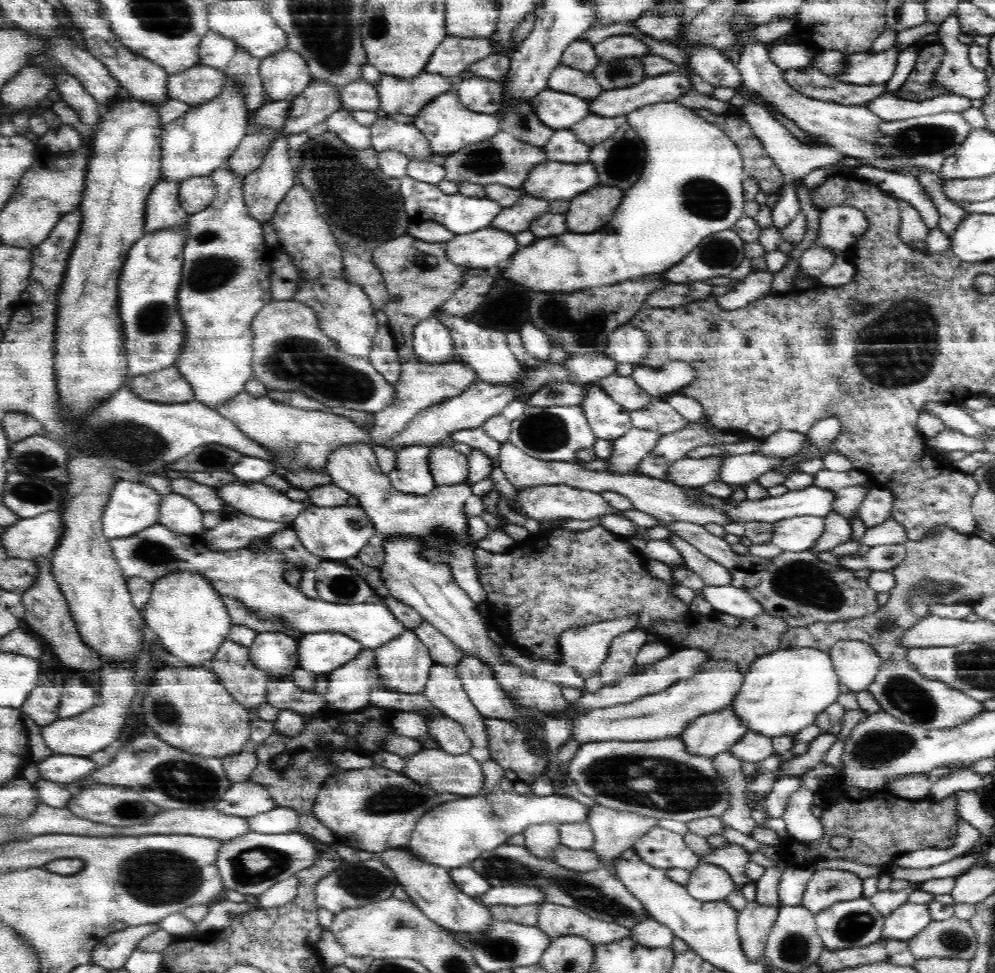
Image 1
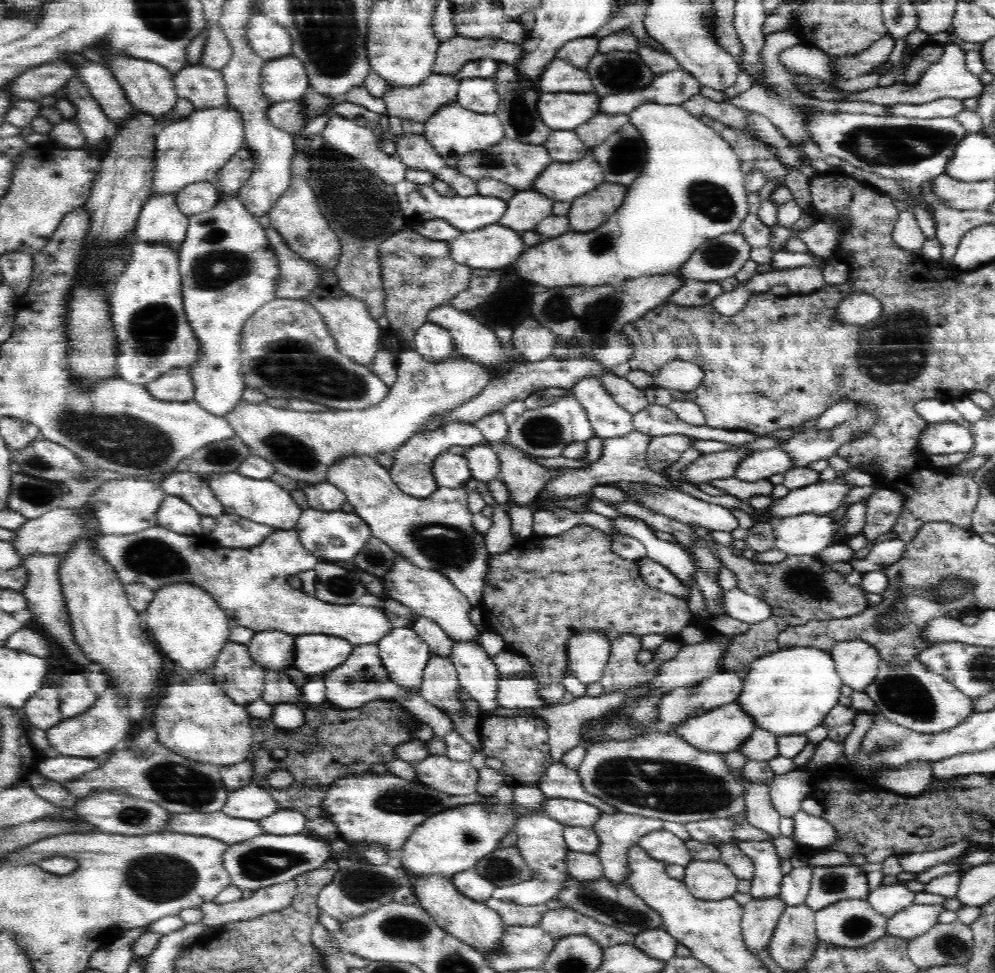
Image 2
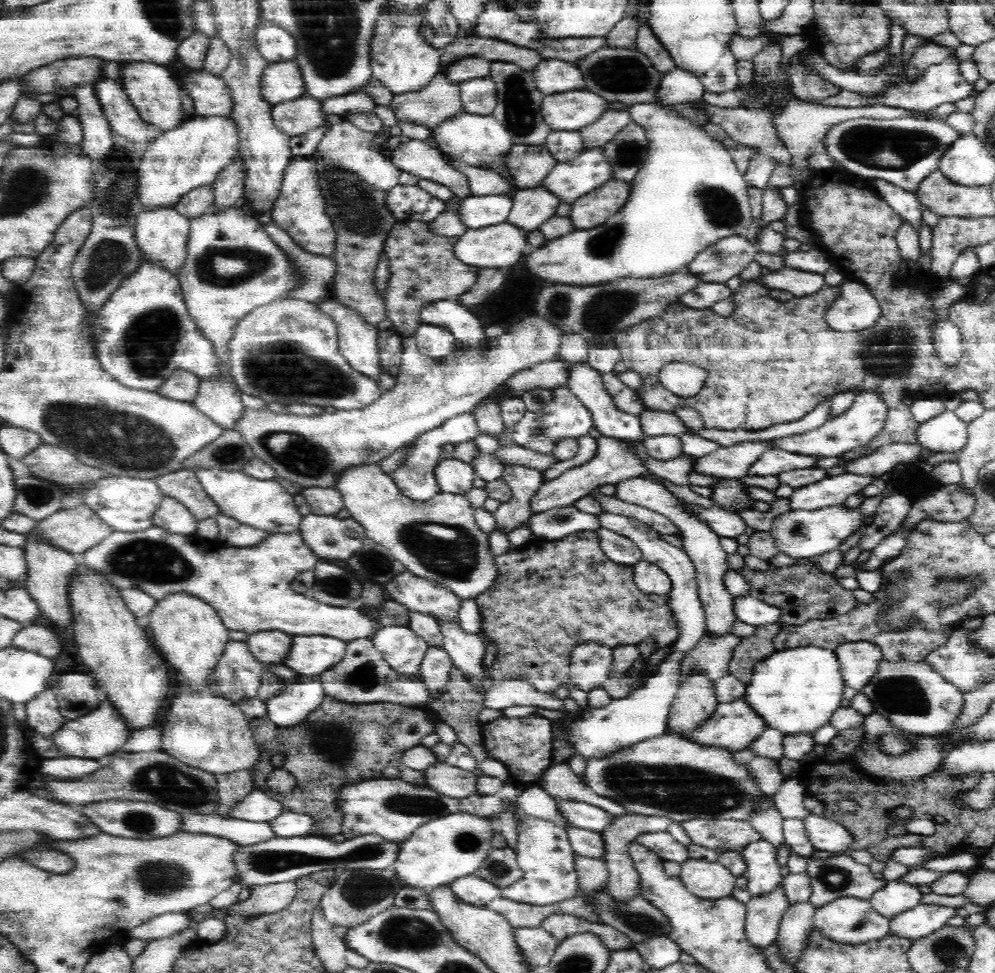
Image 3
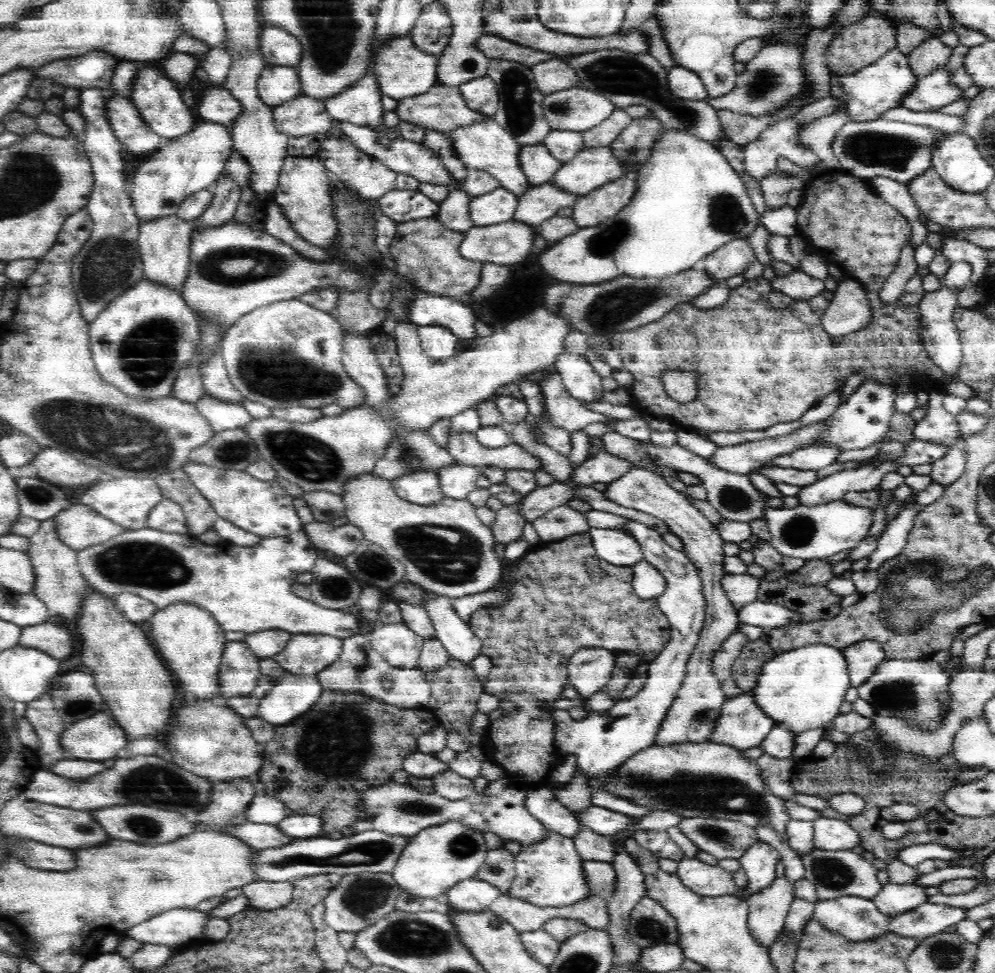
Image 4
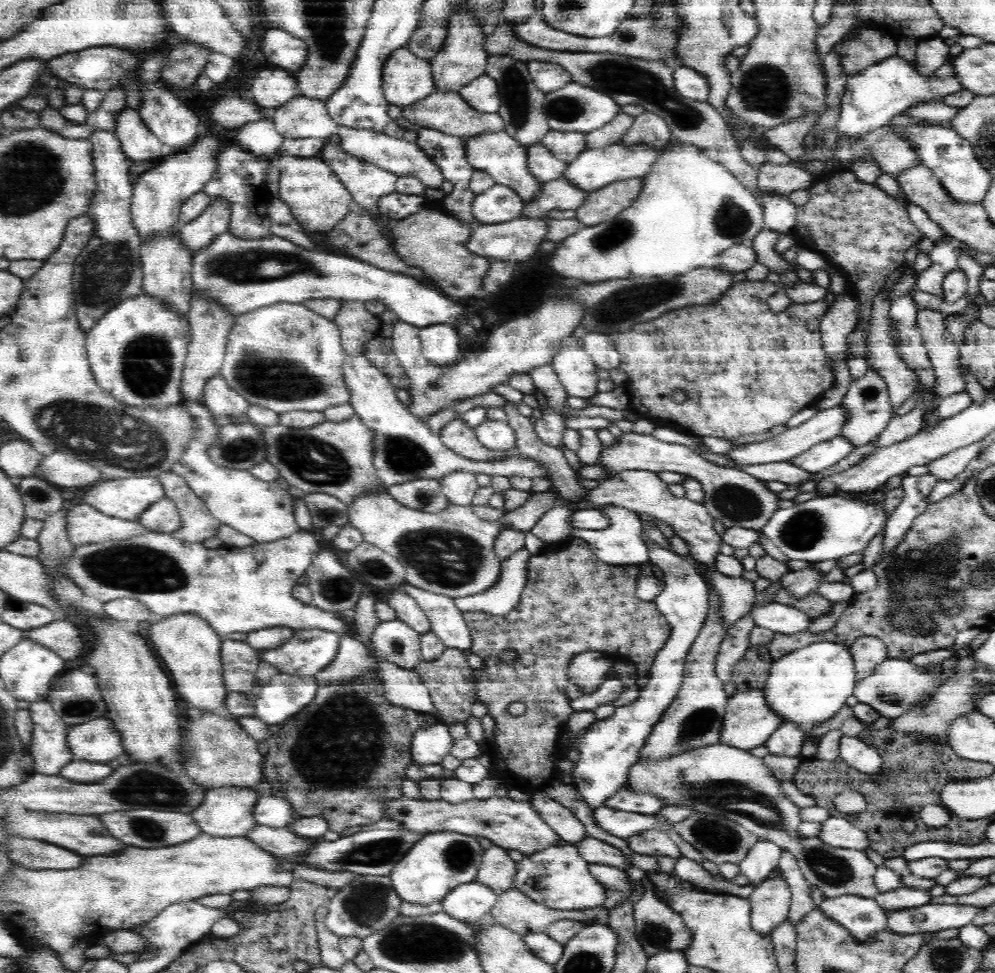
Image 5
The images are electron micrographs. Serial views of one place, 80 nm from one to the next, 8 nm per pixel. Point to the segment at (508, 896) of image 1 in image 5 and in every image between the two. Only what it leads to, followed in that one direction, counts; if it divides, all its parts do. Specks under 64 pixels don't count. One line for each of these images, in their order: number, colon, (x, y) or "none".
2: (541, 839)
3: (544, 853)
4: (549, 872)
5: (558, 877)

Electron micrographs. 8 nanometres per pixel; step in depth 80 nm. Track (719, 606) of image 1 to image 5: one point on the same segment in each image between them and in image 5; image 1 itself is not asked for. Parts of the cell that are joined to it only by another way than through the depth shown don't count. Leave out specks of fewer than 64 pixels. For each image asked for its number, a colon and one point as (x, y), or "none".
2: (736, 603)
3: (748, 609)
4: (768, 615)
5: (777, 617)

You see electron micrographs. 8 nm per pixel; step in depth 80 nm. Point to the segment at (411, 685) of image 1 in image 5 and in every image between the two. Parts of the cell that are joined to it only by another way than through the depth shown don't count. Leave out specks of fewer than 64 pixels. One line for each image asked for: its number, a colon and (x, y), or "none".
2: (404, 654)
3: (403, 649)
4: (399, 645)
5: (395, 641)

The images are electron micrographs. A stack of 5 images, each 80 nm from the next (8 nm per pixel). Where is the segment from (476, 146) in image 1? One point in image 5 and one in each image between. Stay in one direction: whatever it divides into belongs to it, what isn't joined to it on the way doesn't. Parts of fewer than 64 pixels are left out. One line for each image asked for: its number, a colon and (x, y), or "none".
2: (517, 164)
3: (526, 166)
4: (537, 164)
5: (543, 165)

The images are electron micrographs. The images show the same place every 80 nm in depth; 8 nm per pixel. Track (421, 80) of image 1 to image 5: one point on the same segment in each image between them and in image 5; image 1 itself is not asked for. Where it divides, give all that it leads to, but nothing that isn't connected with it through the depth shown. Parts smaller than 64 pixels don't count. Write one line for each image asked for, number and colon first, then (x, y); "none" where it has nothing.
2: (417, 103)
3: (439, 100)
4: (441, 108)
5: (447, 111)

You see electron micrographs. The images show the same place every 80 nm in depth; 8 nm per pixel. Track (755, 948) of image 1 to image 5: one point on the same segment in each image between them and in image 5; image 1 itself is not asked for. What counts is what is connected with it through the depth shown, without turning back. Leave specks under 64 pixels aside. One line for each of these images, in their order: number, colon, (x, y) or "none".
2: (758, 921)
3: (764, 912)
4: (768, 908)
5: (770, 902)

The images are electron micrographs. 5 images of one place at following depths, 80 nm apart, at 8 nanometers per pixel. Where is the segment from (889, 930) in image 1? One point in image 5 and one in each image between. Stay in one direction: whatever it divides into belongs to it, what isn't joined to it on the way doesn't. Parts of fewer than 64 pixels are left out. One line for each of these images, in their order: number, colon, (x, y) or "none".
2: (916, 919)
3: (924, 919)
4: (927, 919)
5: (930, 918)

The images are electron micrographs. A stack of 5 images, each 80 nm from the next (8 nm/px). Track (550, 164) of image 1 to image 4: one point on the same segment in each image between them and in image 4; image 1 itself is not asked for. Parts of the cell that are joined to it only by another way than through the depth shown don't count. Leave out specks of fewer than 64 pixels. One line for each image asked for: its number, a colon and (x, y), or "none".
2: (561, 181)
3: (569, 180)
4: (591, 168)

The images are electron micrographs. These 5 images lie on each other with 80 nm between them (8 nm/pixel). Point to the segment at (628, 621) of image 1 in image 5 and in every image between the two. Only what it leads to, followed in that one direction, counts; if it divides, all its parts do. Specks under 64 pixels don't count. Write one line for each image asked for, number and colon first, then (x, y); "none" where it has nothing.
2: (588, 652)
3: (589, 667)
4: (589, 669)
5: (589, 669)

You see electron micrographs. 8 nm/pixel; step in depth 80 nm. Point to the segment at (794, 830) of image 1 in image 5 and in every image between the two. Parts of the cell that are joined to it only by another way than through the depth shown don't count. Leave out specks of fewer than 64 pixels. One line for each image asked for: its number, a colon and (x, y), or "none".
2: (810, 830)
3: (824, 834)
4: (829, 833)
5: (836, 831)

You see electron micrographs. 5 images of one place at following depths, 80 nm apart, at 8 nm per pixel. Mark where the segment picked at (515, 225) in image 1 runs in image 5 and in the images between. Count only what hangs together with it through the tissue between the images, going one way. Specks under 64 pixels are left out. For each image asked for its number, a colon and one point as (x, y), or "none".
2: (527, 209)
3: (531, 207)
4: (539, 203)
5: (557, 194)

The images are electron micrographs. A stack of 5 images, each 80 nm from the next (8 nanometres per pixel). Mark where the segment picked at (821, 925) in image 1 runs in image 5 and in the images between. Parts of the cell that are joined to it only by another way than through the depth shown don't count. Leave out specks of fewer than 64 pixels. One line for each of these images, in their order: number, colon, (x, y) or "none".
2: (851, 923)
3: (850, 920)
4: (857, 919)
5: (862, 916)

